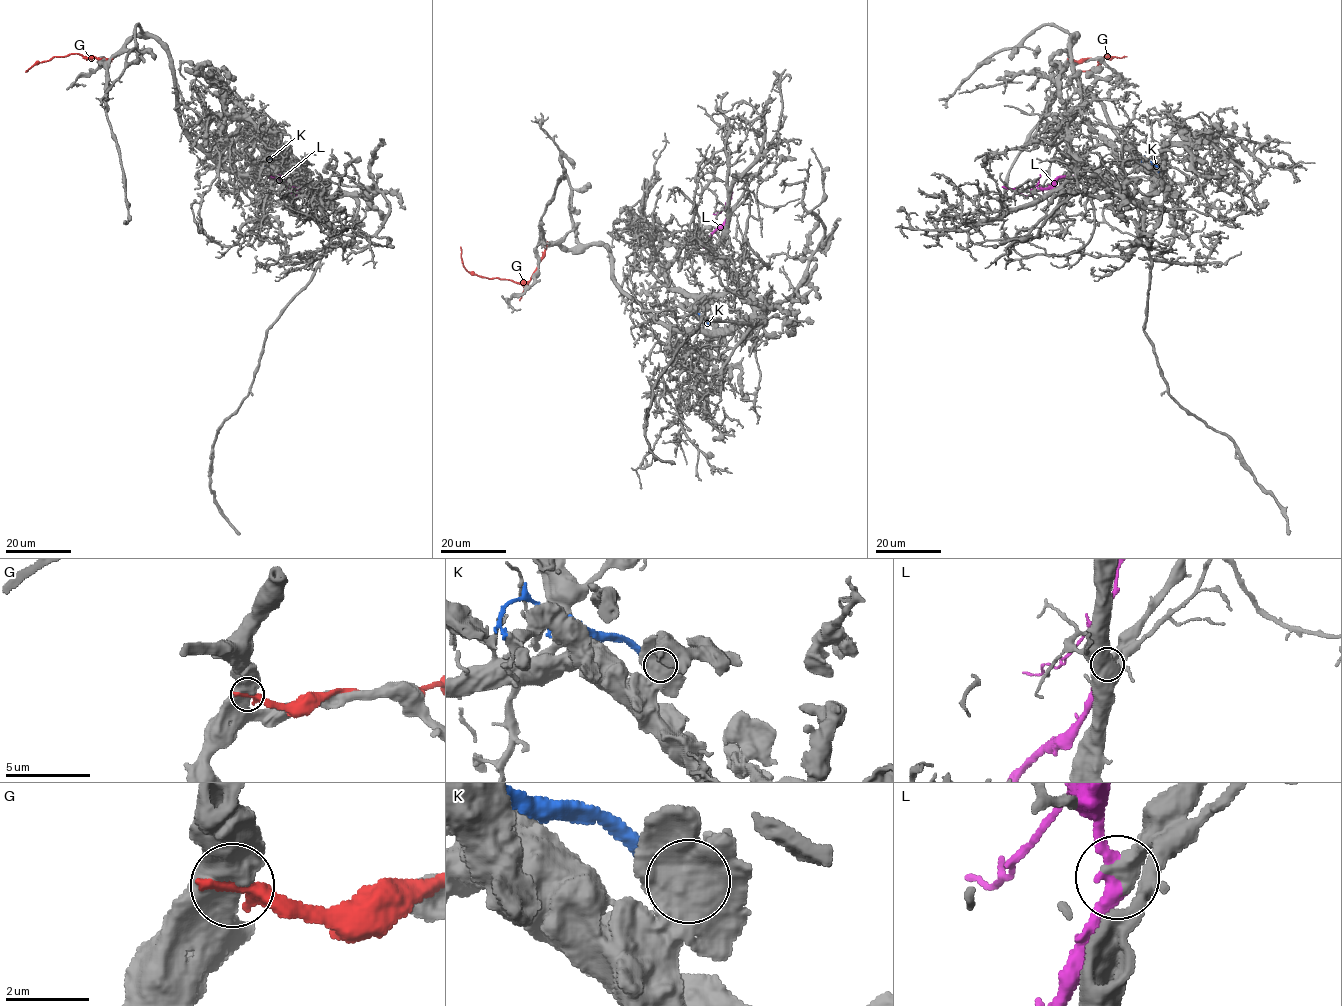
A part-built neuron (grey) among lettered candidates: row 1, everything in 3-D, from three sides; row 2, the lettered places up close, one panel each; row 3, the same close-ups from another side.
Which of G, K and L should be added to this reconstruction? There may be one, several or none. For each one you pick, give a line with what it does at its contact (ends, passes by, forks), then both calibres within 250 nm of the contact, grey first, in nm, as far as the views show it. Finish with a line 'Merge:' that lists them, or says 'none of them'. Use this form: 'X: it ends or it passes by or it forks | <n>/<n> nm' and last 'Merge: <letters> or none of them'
Merge: none of them

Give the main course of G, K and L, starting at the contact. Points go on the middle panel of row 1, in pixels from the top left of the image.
G: (546, 244), (544, 256), (533, 276), (520, 283), (470, 273), (463, 264), (460, 246)
K: (730, 332), (708, 323), (700, 314)
L: (729, 212), (706, 241), (706, 249)

